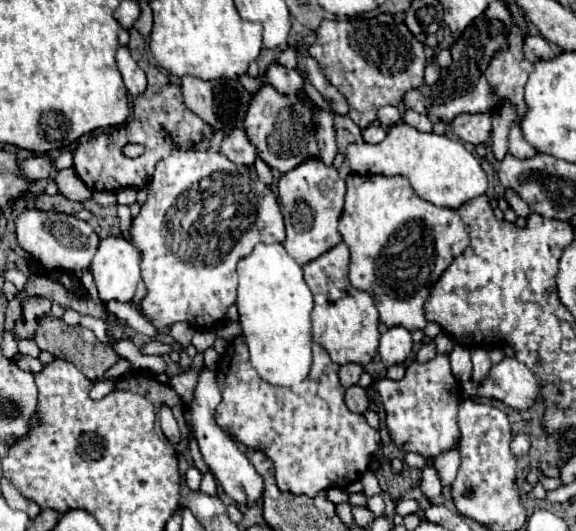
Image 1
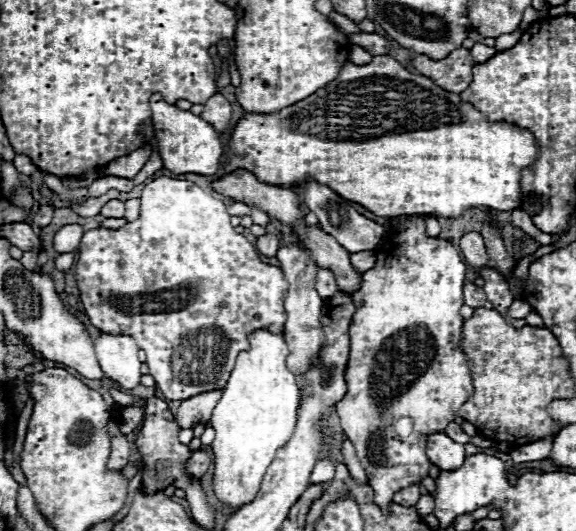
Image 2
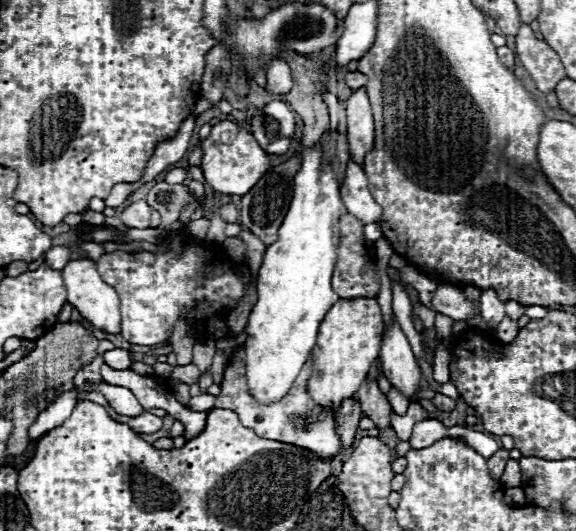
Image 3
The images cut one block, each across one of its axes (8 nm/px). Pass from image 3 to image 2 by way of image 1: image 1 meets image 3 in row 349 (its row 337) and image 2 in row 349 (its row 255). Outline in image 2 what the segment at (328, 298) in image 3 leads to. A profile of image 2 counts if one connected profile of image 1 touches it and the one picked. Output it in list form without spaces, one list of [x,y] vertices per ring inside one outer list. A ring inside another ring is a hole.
[[[266,330],[252,332],[250,350],[238,356],[228,386],[222,390],[222,398],[210,418],[210,426],[216,430],[216,438],[212,442],[212,486],[218,500],[236,510],[254,500],[268,466],[276,458],[276,452],[286,446],[290,434],[294,432],[300,390],[296,374],[286,368],[288,354],[290,350],[282,334]]]

